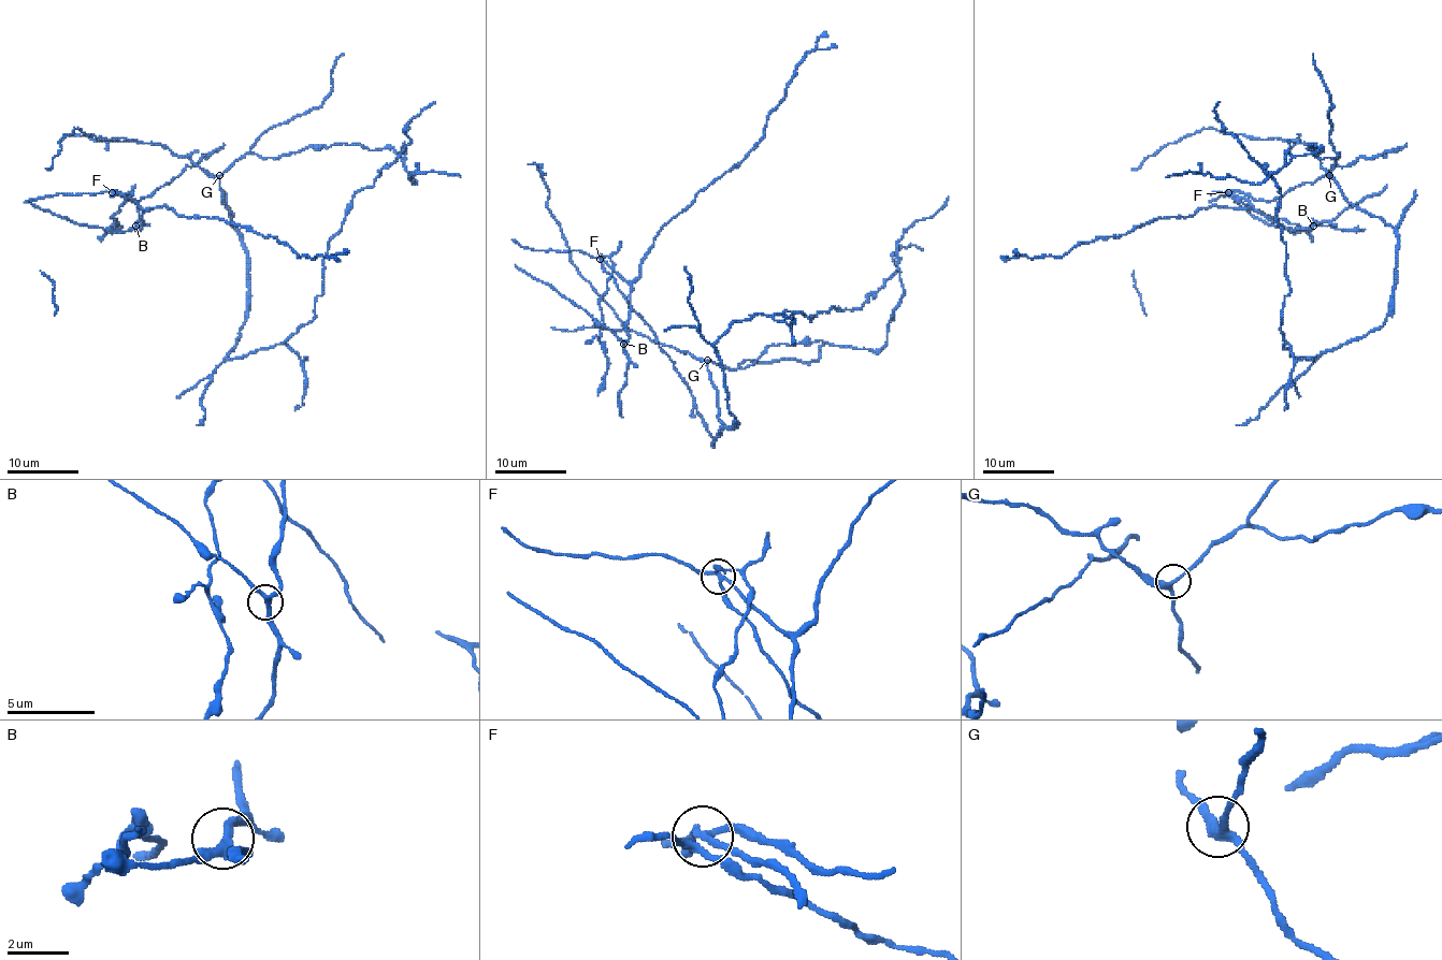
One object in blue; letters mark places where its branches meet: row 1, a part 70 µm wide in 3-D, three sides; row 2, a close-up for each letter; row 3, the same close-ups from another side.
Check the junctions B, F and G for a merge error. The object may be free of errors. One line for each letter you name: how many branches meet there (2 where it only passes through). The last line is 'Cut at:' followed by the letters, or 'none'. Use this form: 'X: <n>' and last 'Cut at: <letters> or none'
F: 4
Cut at: F

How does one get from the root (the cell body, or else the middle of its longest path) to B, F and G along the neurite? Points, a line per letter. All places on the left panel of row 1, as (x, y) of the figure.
B: (230, 215), (219, 180), (190, 162), (141, 201), (114, 191), (130, 197), (142, 209), (142, 228), (135, 226)
F: (230, 215), (224, 202), (219, 180), (192, 162), (168, 185), (141, 201), (130, 201), (123, 193), (112, 191)
G: (230, 215), (224, 202), (219, 175)

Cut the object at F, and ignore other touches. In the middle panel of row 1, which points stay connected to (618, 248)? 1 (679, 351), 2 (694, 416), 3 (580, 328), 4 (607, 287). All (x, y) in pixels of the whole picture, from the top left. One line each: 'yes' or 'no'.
1: no
2: yes
3: no
4: yes

